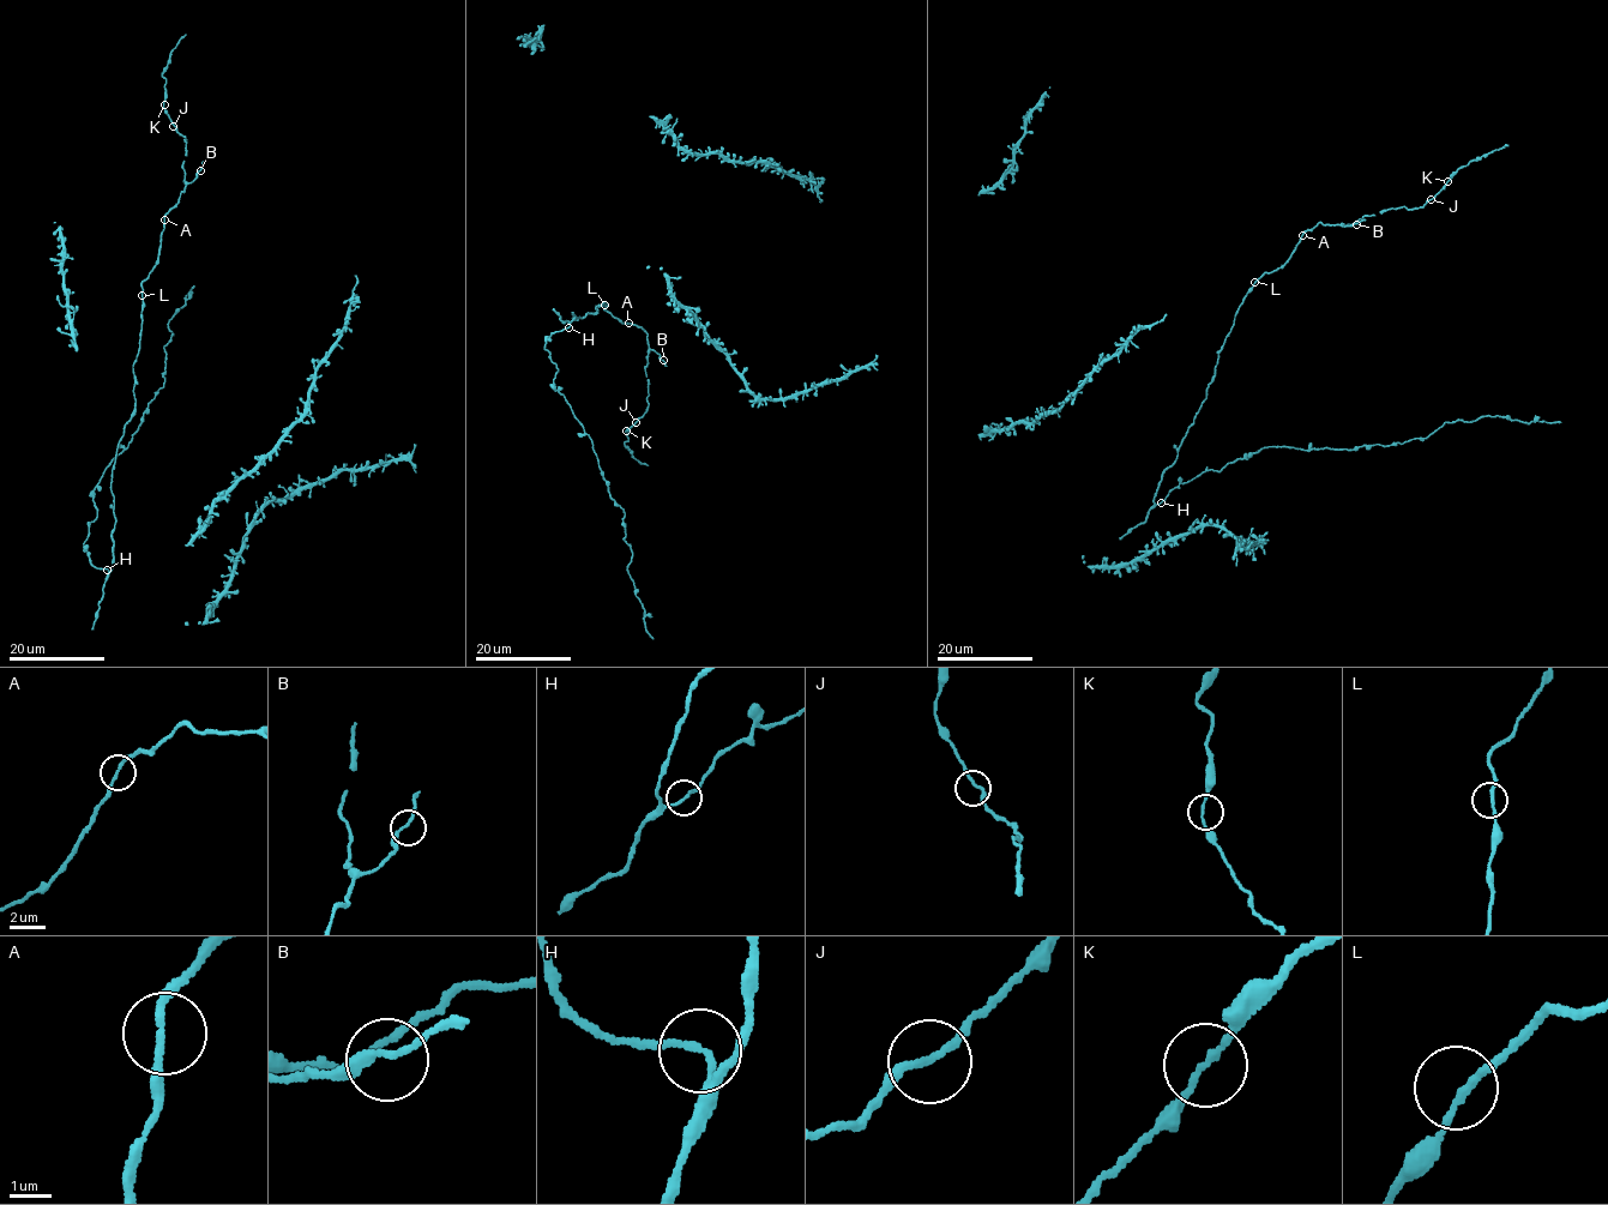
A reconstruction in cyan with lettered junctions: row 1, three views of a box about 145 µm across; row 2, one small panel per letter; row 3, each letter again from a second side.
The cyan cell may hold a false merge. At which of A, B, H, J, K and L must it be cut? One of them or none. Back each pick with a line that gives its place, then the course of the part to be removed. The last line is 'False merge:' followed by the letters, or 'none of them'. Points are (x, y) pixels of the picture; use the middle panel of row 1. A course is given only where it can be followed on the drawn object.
False merge: none of them

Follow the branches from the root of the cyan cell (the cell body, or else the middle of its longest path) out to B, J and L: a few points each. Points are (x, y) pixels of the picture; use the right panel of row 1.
B: (1149, 510), (1206, 398), (1218, 351), (1248, 289), (1284, 264), (1302, 233), (1320, 223), (1356, 224)
J: (1149, 510), (1206, 398), (1218, 351), (1248, 289), (1284, 264), (1302, 233), (1320, 223), (1354, 224), (1431, 199)
L: (1149, 510), (1154, 504), (1163, 471), (1175, 462), (1181, 440), (1206, 398), (1218, 351), (1254, 282)

